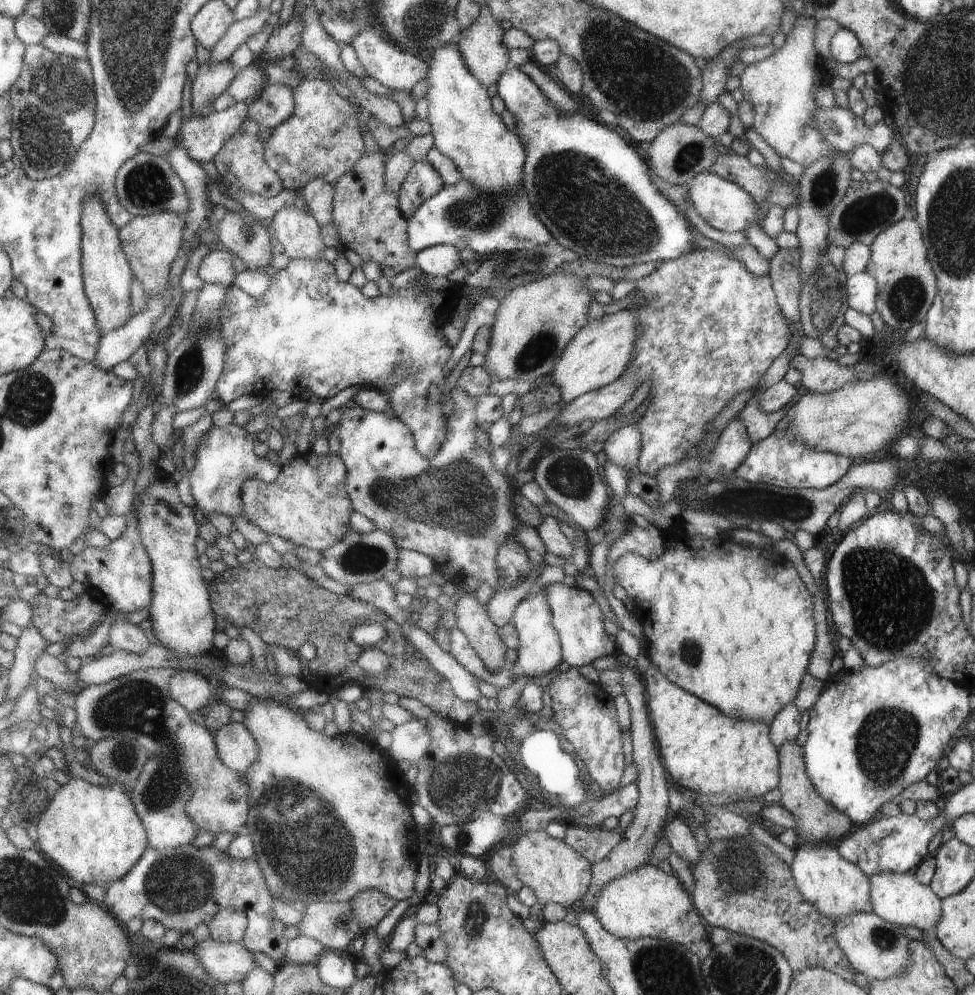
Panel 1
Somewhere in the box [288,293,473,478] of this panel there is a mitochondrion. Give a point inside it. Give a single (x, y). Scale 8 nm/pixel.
(401, 371)

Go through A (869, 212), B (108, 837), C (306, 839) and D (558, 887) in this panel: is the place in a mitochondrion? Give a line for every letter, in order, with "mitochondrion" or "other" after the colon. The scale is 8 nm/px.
A: mitochondrion
B: other
C: mitochondrion
D: other

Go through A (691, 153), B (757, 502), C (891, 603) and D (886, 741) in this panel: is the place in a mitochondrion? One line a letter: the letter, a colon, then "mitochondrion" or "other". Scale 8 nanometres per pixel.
A: mitochondrion
B: mitochondrion
C: mitochondrion
D: mitochondrion

